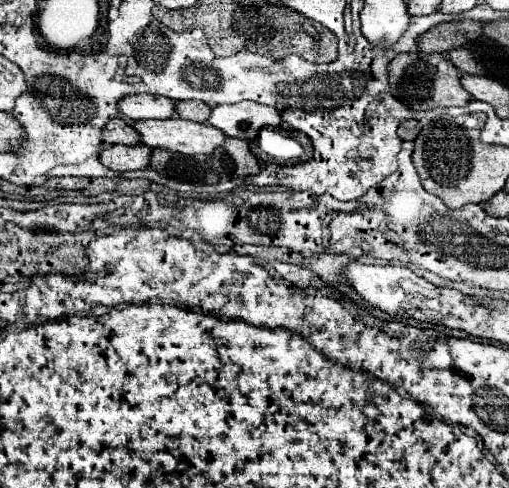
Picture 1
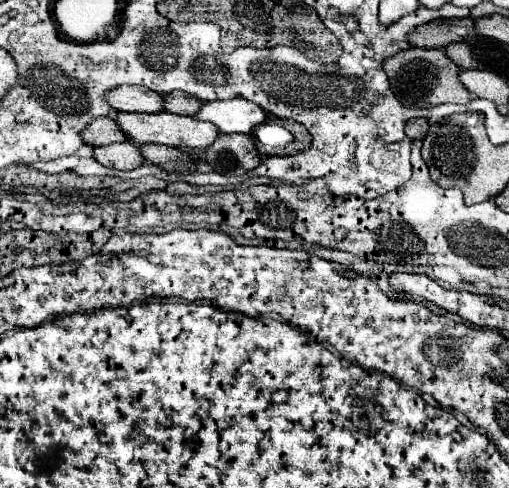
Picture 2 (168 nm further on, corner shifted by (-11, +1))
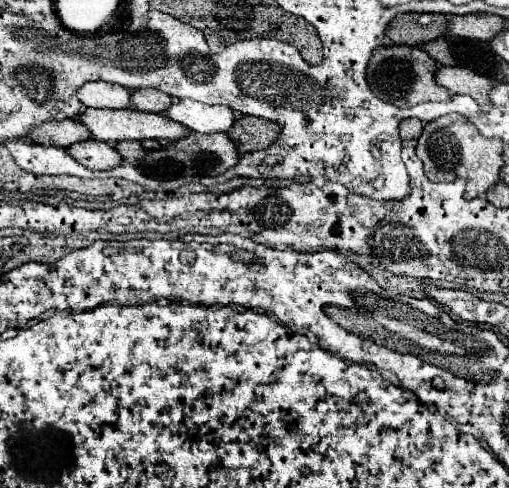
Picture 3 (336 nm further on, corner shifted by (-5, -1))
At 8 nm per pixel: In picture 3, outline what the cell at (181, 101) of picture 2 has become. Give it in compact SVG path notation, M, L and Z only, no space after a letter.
M136 90L132 92L132 106L136 110L144 110L144 112L158 112L164 114L170 106L172 106L172 96L160 92L160 90Z

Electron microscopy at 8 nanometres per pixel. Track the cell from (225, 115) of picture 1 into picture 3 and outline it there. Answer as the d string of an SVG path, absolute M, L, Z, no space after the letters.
M174 100L174 104L166 110L166 116L174 122L184 124L192 132L202 132L202 134L228 132L236 122L232 108L210 106L194 100Z

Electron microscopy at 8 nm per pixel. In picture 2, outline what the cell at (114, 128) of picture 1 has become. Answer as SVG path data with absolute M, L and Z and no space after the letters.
M94 118L84 128L82 140L88 146L104 146L104 144L112 144L112 142L124 142L126 136L122 134L122 130L118 130L118 126L112 118Z

